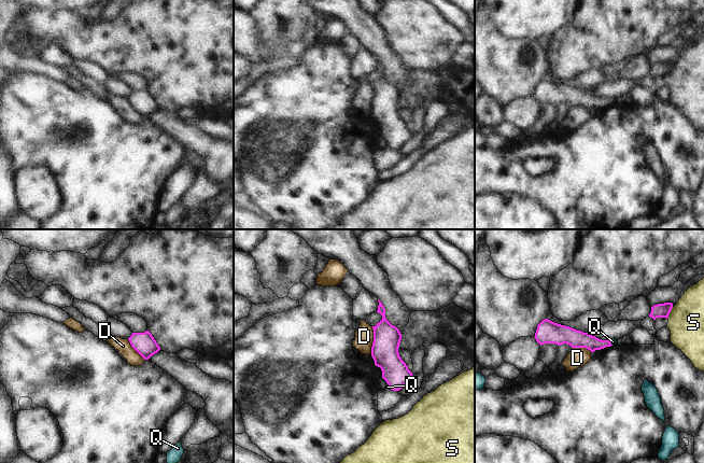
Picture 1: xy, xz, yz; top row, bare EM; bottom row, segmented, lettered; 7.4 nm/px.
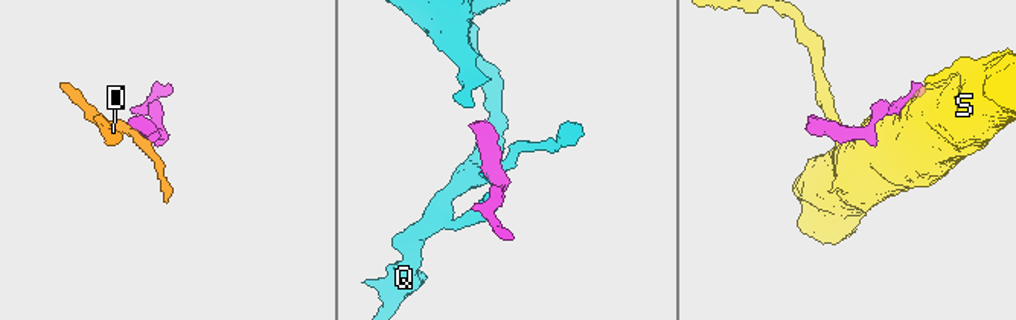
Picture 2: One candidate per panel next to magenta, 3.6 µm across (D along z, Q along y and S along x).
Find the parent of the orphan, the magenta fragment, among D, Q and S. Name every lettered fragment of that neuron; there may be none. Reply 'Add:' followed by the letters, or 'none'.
Add: Q

